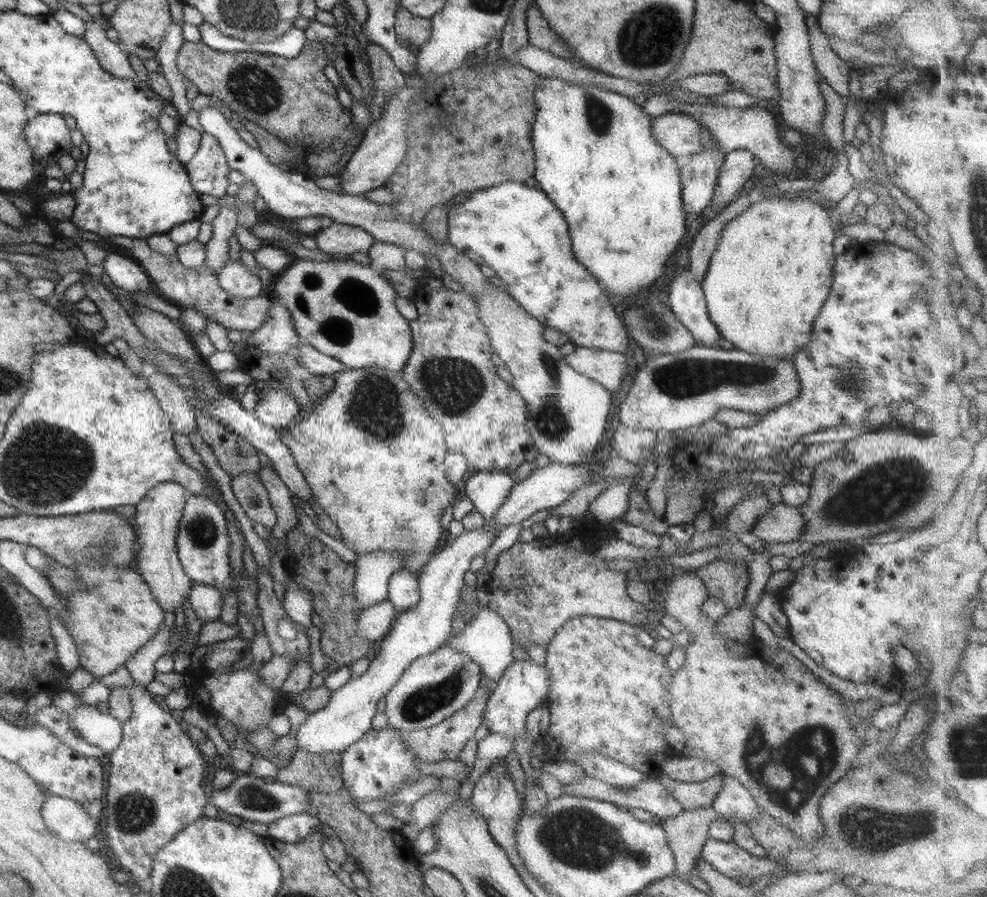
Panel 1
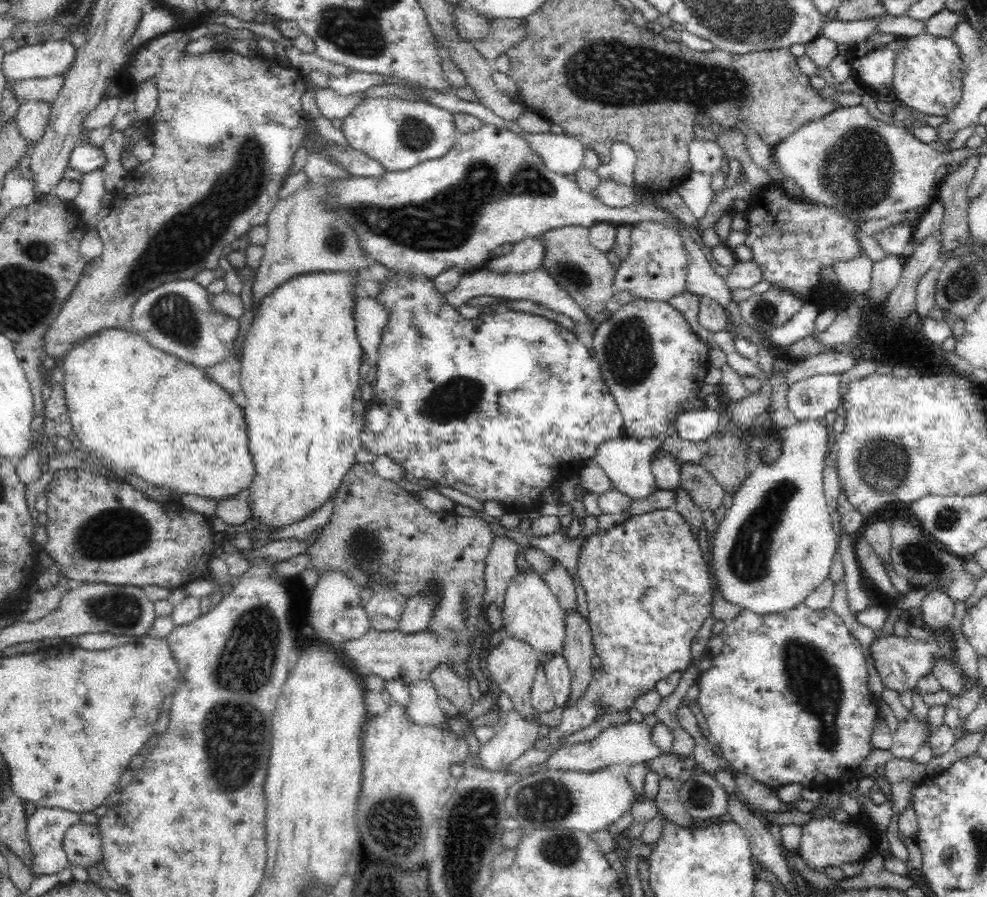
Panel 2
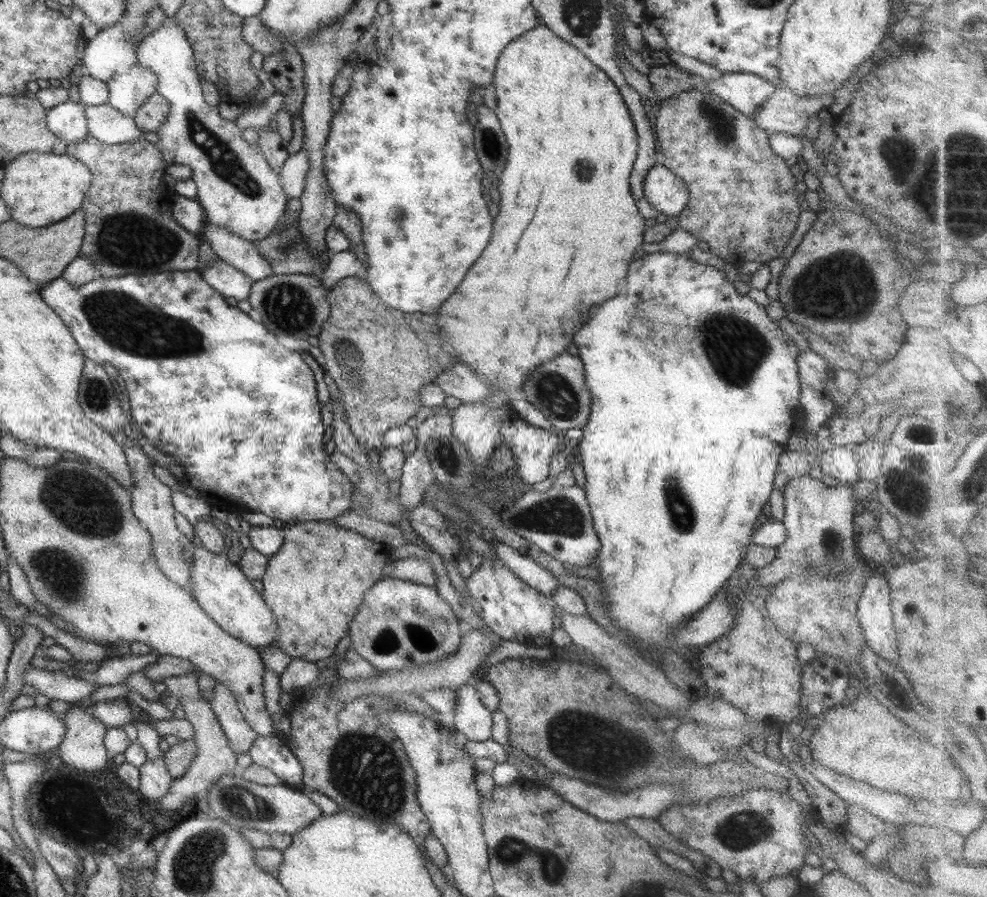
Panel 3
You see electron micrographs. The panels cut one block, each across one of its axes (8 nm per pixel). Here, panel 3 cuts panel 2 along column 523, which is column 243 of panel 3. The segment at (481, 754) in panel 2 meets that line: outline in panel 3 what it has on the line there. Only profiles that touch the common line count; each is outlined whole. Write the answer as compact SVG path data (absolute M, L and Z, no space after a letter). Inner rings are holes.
M214 680L212 690L211 699L208 701L209 707L220 724L231 750L233 753L247 754L257 733L243 719L237 706L237 700L229 688L225 688L221 682Z

